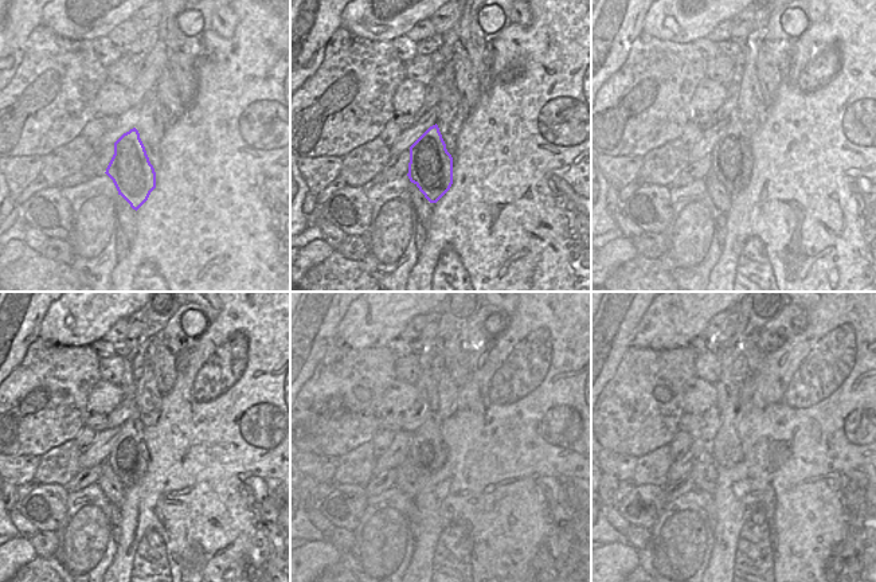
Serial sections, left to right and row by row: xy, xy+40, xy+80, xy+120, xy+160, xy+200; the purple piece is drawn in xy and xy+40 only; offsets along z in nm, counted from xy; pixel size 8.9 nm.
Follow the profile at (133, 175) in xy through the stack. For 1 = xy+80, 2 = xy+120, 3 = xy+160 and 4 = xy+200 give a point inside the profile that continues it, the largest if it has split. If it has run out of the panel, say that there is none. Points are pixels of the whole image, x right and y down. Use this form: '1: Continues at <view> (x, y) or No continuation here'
1: Continues at xy+80 (731, 160)
2: Continues at xy+120 (129, 459)
3: Continues at xy+160 (427, 453)
4: Continues at xy+200 (726, 449).

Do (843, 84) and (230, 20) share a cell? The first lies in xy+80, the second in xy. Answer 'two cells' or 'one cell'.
two cells

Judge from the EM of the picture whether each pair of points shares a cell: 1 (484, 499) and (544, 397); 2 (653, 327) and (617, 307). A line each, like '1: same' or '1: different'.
1: same
2: different

